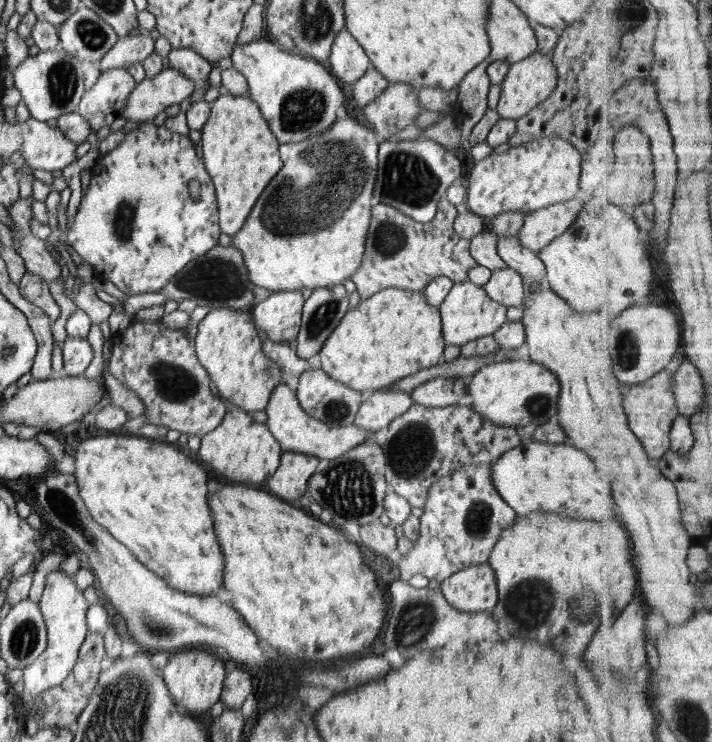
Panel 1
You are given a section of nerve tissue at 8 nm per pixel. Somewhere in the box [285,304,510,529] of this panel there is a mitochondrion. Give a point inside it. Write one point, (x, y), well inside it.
(348, 486)

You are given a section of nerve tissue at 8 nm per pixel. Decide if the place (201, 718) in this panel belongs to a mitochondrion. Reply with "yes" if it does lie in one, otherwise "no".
no

